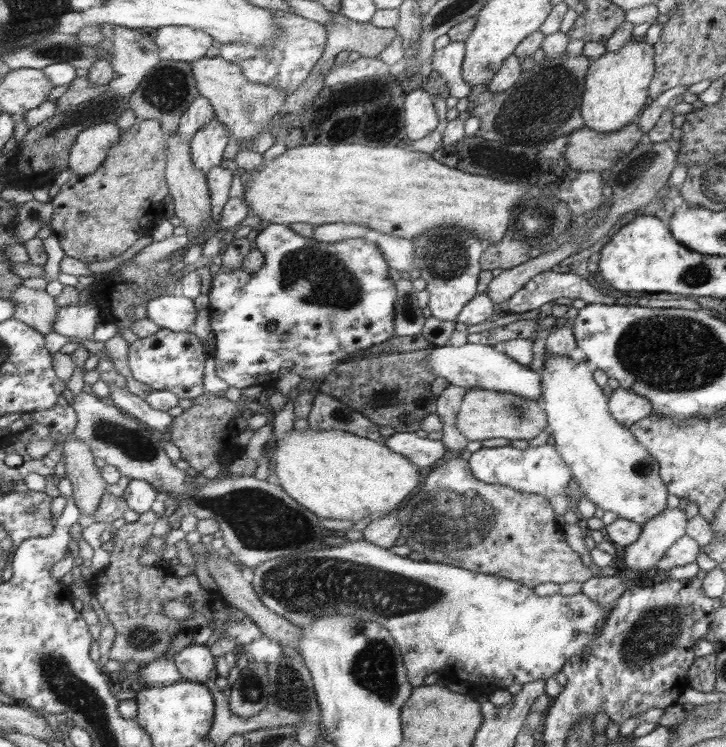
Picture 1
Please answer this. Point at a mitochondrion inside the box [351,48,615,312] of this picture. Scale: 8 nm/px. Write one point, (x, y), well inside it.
(543, 104)

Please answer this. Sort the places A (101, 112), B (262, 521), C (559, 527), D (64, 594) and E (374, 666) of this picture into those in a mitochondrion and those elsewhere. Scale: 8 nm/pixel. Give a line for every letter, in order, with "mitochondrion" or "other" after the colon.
A: mitochondrion
B: mitochondrion
C: other
D: other
E: mitochondrion

